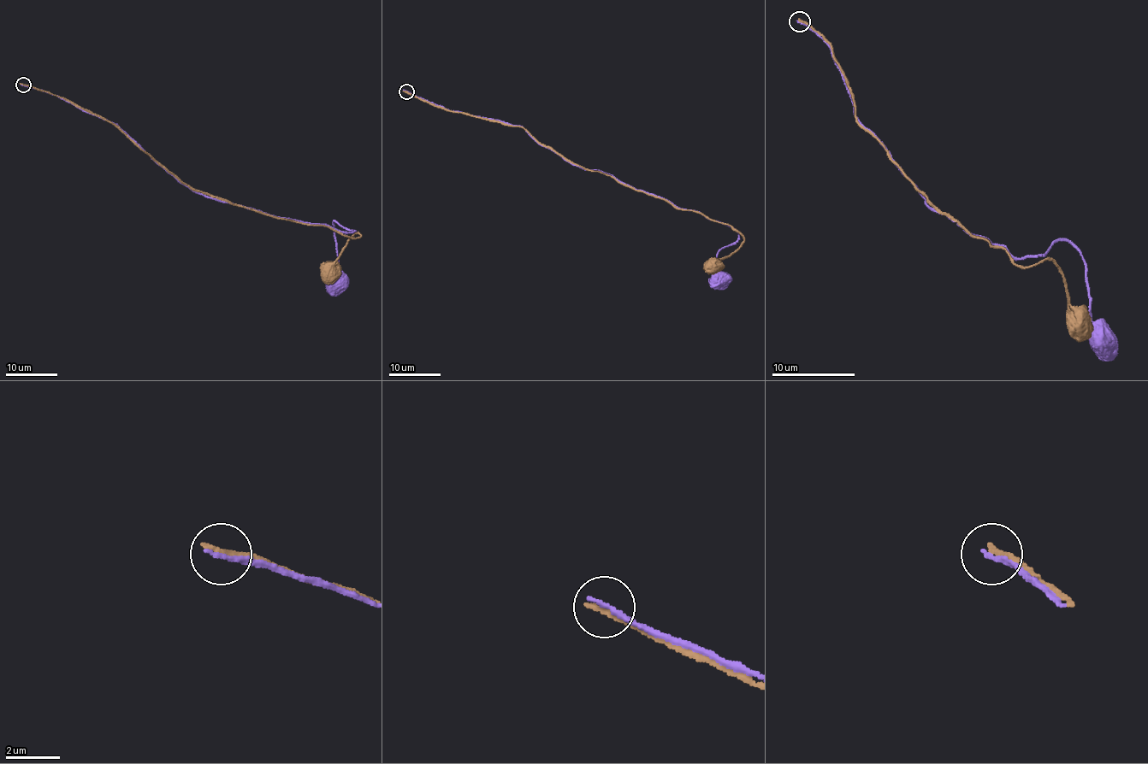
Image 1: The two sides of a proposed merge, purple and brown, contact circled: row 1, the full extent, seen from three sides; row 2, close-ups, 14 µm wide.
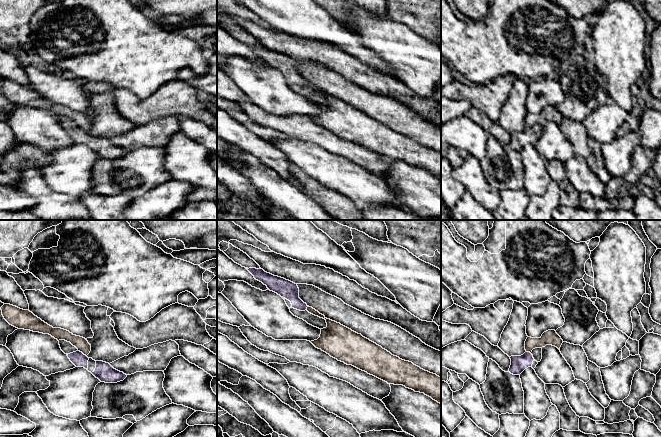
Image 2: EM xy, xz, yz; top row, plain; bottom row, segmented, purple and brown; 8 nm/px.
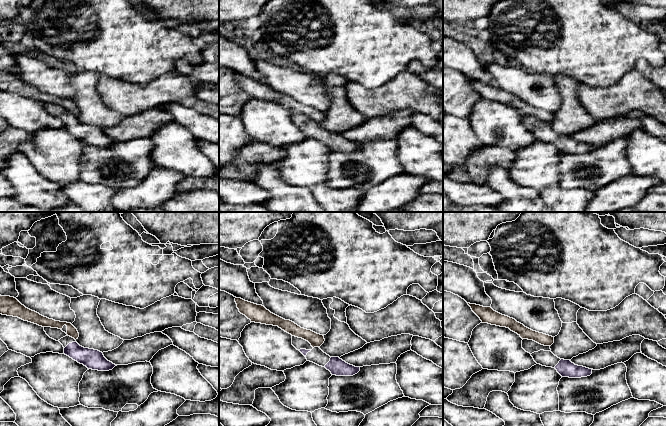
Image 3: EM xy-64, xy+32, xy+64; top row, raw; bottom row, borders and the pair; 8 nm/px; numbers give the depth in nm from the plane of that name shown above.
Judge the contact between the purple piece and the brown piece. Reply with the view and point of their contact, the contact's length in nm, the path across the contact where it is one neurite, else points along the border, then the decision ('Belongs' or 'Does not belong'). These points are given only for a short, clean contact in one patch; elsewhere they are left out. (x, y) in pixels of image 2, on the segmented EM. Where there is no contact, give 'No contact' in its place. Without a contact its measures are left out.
Touches purple at xy (81, 352). Shared border 90 nm. Boundary: xy (78, 350), (86, 356). Does not belong

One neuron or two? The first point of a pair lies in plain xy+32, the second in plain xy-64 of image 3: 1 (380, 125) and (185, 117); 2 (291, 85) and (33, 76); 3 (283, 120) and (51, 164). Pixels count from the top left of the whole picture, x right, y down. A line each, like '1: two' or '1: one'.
1: two
2: one
3: two

